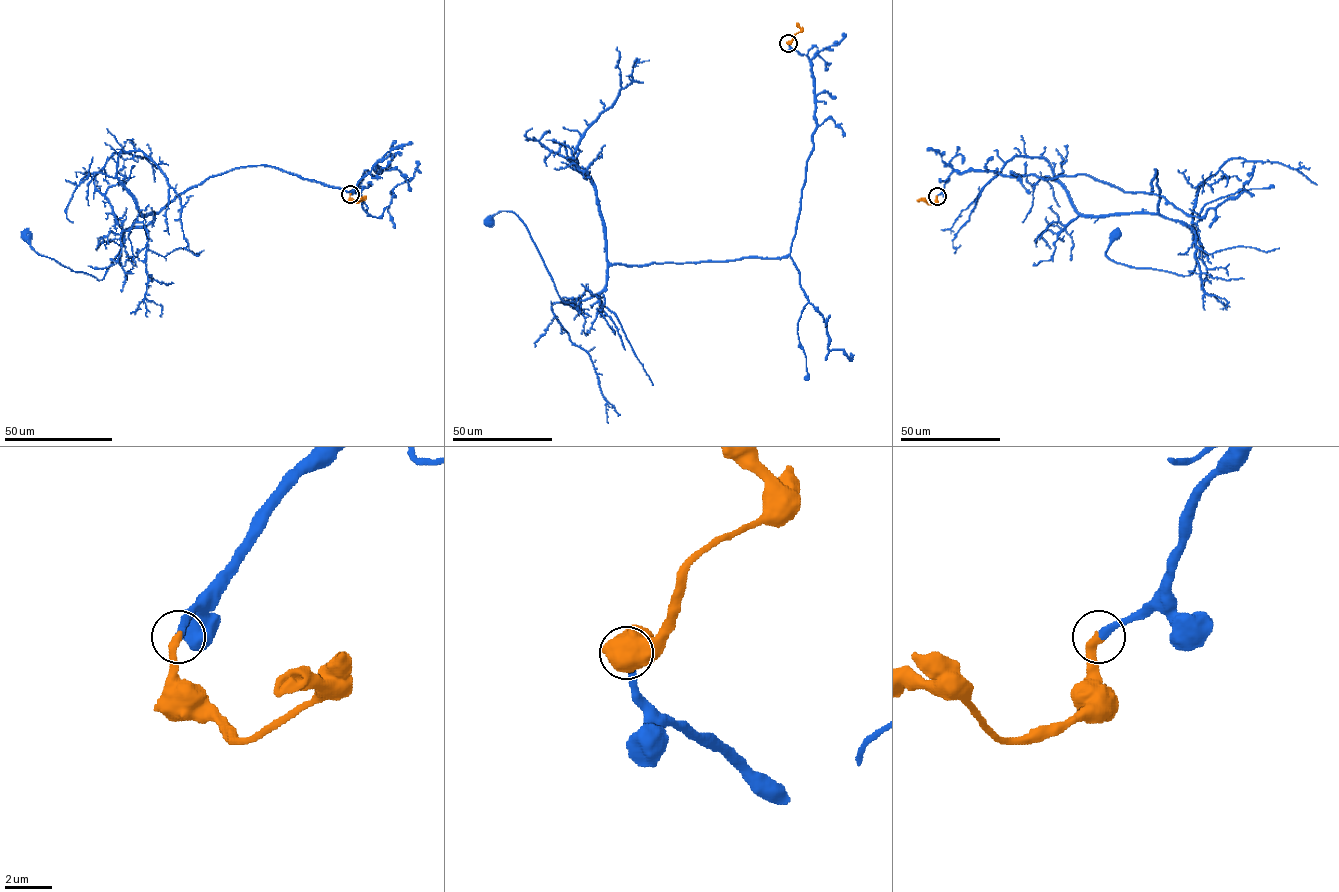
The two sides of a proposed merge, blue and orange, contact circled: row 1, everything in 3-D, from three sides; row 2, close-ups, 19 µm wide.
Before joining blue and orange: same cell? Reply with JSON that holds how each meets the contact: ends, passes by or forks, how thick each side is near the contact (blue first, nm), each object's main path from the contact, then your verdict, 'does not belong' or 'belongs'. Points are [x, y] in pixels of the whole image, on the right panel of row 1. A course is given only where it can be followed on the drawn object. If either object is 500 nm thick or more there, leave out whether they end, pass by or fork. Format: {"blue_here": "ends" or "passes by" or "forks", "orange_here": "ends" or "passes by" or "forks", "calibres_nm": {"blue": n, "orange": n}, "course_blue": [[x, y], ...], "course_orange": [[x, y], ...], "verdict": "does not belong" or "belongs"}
{"blue_here": "ends", "orange_here": "ends", "calibres_nm": {"blue": 320, "orange": 380}, "course_blue": [[936, 196], [971, 171], [1149, 193], [1156, 170], [1158, 212], [1194, 229], [1194, 271], [1117, 263], [1113, 236]], "course_orange": [[936, 196], [936, 201], [931, 204], [916, 201]], "verdict": "belongs"}

